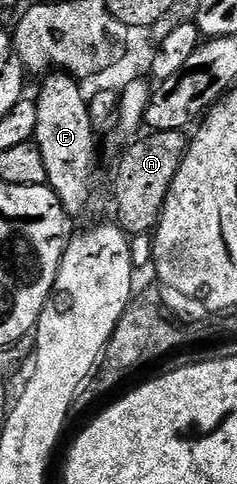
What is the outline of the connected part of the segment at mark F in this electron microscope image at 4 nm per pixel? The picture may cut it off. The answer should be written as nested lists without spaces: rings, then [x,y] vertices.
[[[62,70],[52,71],[42,77],[43,85],[39,88],[39,96],[35,100],[37,106],[37,130],[33,143],[41,150],[41,158],[45,158],[45,174],[47,184],[67,211],[68,217],[79,216],[91,204],[91,195],[95,192],[95,140],[97,133],[93,130],[93,122],[87,109],[88,97],[83,96],[83,88],[78,79],[68,76]]]

